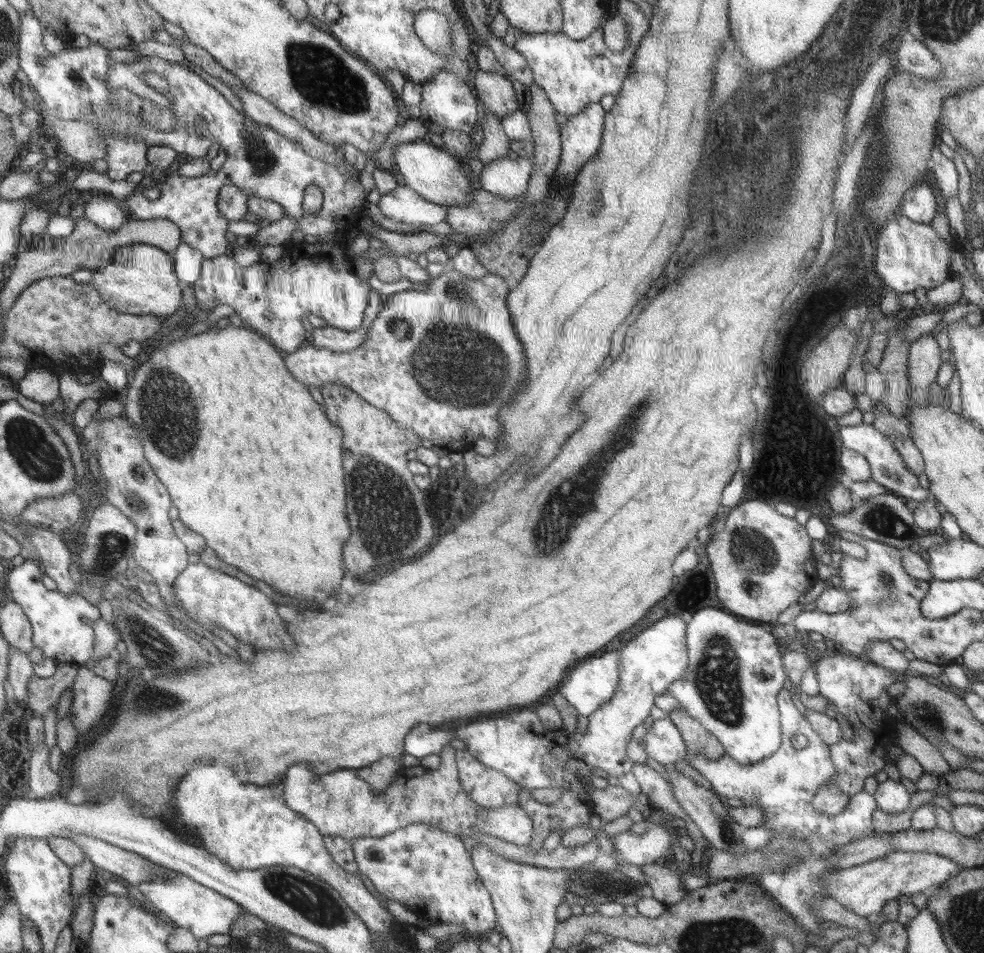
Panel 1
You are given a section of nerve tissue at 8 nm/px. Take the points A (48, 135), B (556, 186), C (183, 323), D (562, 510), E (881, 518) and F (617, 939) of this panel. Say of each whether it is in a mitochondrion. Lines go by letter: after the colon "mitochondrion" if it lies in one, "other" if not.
A: other
B: other
C: other
D: mitochondrion
E: mitochondrion
F: other

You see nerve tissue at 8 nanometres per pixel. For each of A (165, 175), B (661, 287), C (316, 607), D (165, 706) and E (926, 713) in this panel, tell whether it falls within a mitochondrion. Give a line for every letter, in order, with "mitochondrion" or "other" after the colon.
A: other
B: other
C: other
D: mitochondrion
E: mitochondrion

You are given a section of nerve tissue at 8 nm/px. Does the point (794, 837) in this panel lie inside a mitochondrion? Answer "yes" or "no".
yes

